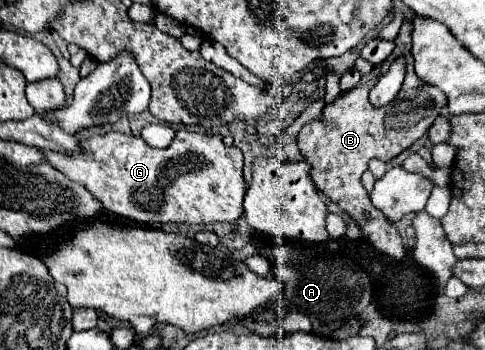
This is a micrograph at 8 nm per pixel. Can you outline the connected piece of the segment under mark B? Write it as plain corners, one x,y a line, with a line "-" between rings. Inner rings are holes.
405,22
399,30
399,36
395,38
395,50
389,54
389,58
385,62
381,62
377,66
377,76
383,76
397,58
405,60
407,72
405,72
405,82
399,92
399,96
405,96
405,98
397,98
397,100
389,102
387,106
375,108
367,100
367,94
375,84
375,80
371,80
367,84
361,84
361,86
345,92
335,102
327,104
323,108
321,118
307,122
297,136
299,150
305,156
305,162
311,164
311,178
313,178
315,186
331,202
335,202
345,214
349,214
355,220
355,224
361,228
363,238
375,250
379,250
381,254
387,254
395,260
401,260
405,256
401,234
371,204
369,194
361,186
361,174
367,170
369,160
379,158
379,160
387,162
387,160
395,158
399,152
403,152
405,148
409,148
415,140
425,136
429,126
435,122
435,118
447,104
447,98
441,90
423,84
415,76
413,58
411,58
409,50
411,50
411,24
-
363,214
369,214
371,218
365,220

